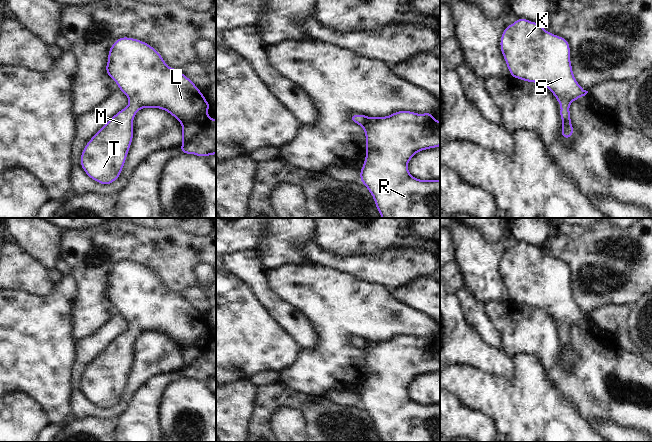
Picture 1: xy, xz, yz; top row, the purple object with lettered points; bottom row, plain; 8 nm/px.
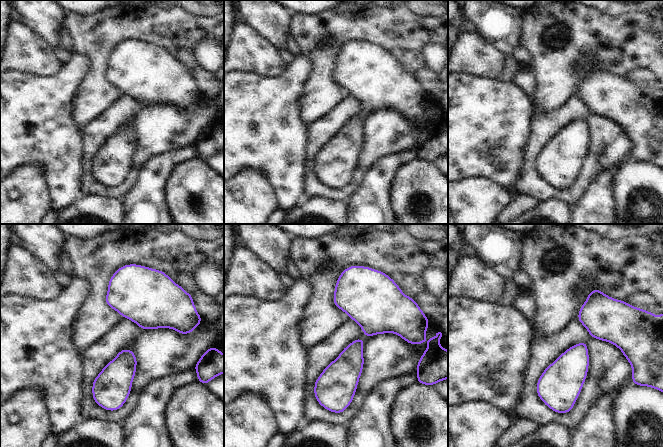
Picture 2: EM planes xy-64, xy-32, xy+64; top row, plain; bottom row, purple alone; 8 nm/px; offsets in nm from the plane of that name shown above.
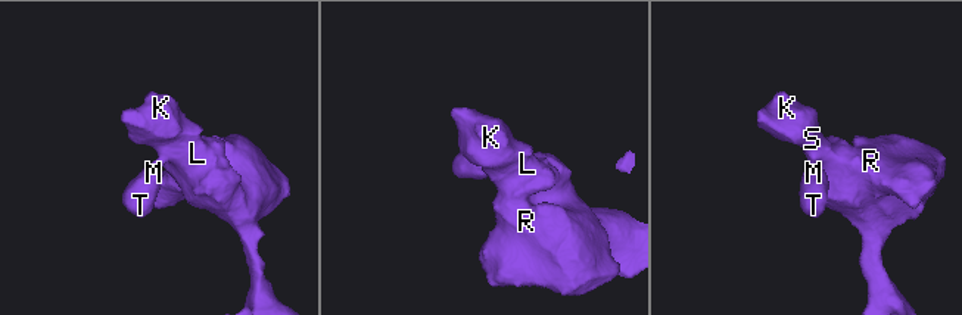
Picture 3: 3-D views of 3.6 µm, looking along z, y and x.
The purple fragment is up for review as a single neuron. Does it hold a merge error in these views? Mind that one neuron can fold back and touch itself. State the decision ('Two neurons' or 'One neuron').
One neuron.

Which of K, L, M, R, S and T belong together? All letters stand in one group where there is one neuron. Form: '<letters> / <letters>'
K L M R S T

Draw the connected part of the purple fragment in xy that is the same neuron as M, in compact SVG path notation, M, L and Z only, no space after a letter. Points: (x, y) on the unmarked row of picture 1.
M131 261L118 262L109 273L105 295L127 320L130 329L110 342L84 371L80 389L89 402L106 410L120 401L134 360L134 340L142 332L165 334L181 347L182 378L204 382L216 378L216 343L208 342L211 328L186 299L170 292L148 267Z

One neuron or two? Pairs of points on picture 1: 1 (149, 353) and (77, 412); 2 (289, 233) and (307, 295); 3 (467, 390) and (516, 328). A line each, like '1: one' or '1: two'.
1: one
2: two
3: two

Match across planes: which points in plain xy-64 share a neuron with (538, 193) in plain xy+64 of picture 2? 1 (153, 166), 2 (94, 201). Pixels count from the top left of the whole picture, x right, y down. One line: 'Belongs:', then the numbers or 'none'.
Belongs: none

